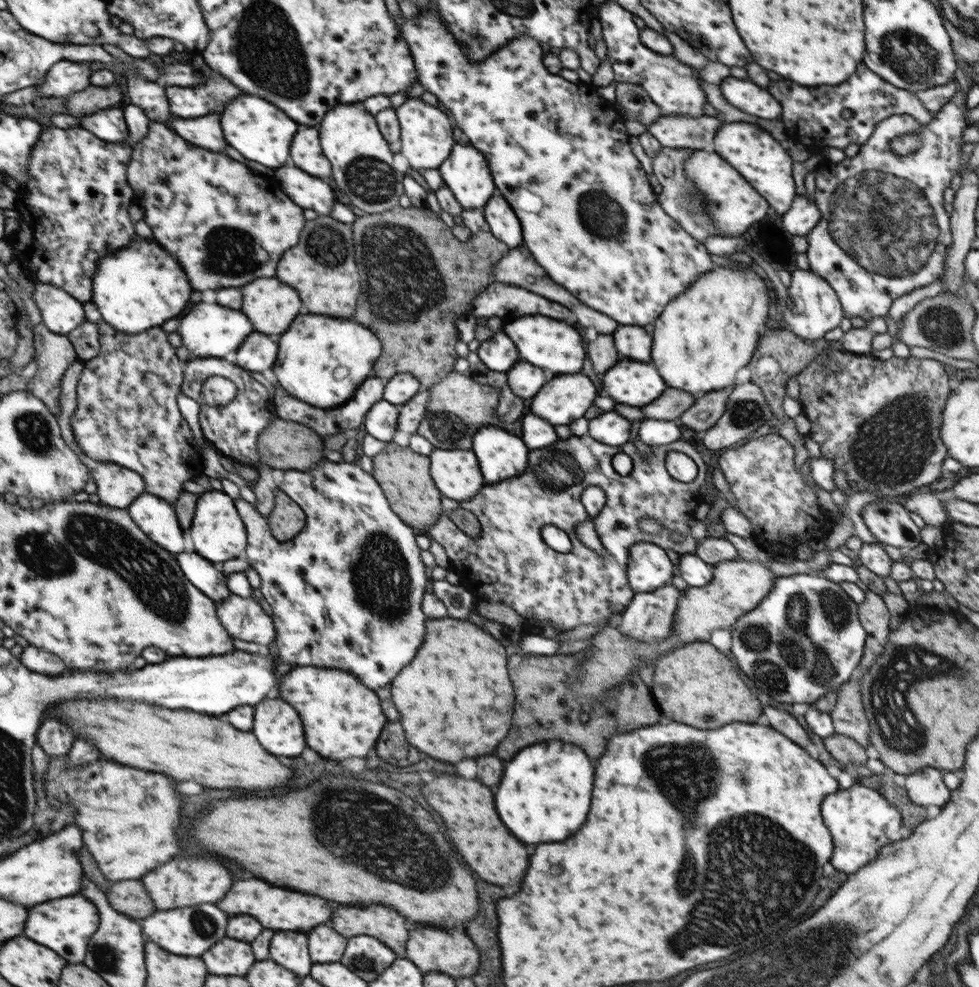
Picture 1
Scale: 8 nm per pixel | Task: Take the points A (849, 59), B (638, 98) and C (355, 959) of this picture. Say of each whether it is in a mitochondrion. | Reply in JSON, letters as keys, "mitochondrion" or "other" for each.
{"A":"other","B":"other","C":"mitochondrion"}

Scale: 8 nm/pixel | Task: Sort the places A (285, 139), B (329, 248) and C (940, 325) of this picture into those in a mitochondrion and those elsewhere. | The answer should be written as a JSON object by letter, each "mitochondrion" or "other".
{"A":"other","B":"mitochondrion","C":"mitochondrion"}

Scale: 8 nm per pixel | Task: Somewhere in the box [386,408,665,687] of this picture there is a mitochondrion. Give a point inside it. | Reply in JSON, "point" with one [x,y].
{"point":[558,469]}

